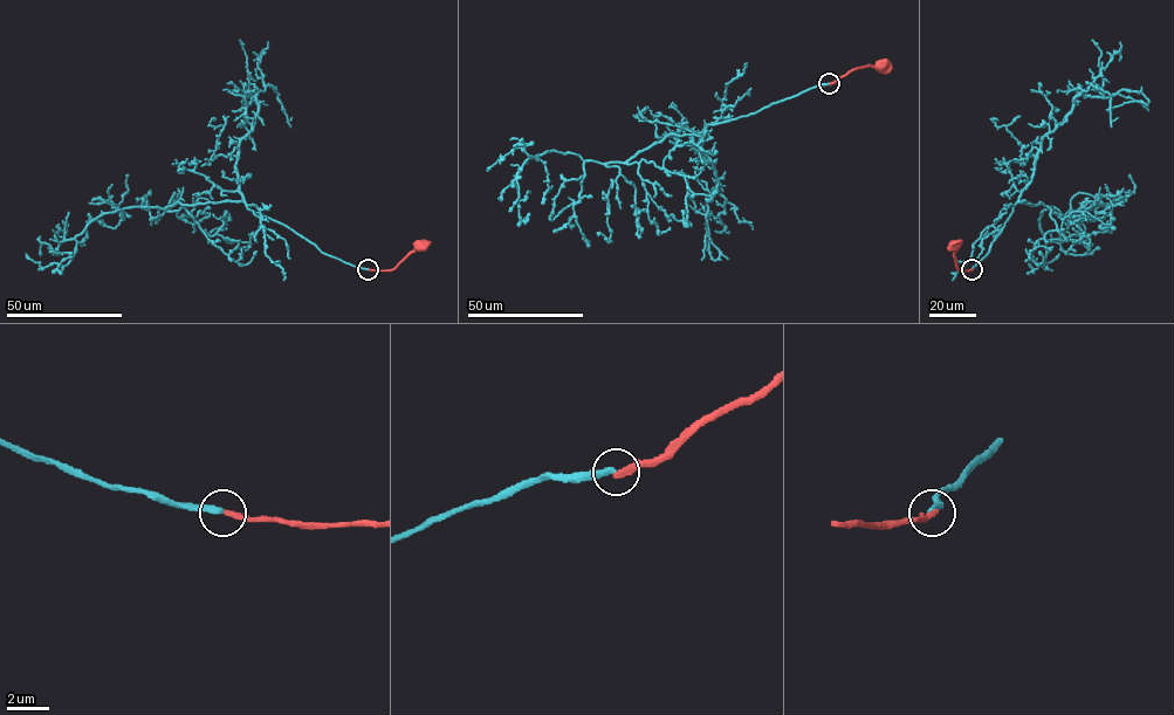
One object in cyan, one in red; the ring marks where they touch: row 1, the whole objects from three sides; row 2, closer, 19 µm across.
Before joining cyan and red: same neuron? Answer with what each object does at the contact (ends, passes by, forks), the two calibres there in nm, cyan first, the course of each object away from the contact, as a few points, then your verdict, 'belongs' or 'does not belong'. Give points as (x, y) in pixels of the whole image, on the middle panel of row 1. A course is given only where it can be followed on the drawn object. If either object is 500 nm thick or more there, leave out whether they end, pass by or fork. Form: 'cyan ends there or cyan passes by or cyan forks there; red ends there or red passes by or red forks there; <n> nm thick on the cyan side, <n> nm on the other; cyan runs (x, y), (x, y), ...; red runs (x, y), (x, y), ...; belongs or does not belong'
cyan ends there; red ends there; 280 nm thick on the cyan side, 320 nm on the other; cyan runs (829, 84), (708, 124), (702, 136), (667, 133), (624, 163), (551, 150), (537, 155), (516, 181), (523, 220); red runs (829, 84), (853, 70), (883, 63); does not belong

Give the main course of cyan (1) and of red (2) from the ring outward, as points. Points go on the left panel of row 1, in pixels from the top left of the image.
1: (368, 269), (323, 254), (241, 200), (123, 208), (102, 213), (60, 243), (55, 235), (64, 232), (62, 221)
2: (368, 269), (392, 269), (421, 246)

